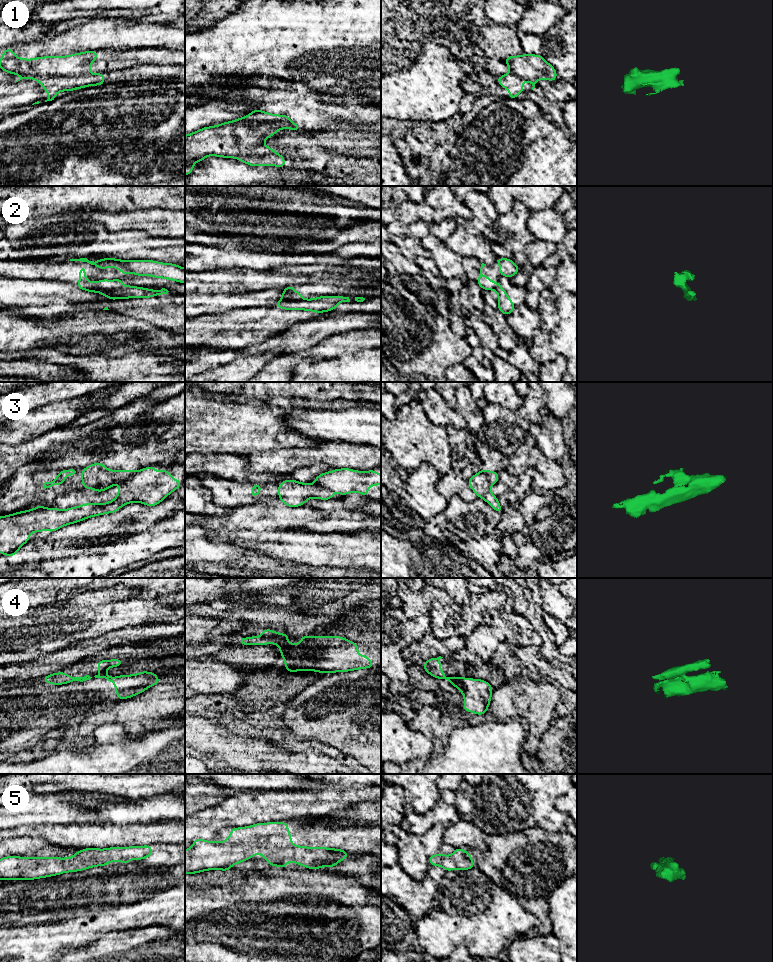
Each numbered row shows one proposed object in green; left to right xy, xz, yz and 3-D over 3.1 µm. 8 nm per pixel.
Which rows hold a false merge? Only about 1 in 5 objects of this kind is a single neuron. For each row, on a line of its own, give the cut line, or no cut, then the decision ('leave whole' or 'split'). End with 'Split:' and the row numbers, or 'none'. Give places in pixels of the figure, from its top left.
1: cut xy (85, 74), (21, 77); split
2: cut xz (302, 299), (287, 299), (278, 302); split
3: cut xz (314, 484), (333, 491); split
4: cut xz (286, 640), (278, 643); split
5: cut none; leave whole
Split: 1, 2, 3, 4

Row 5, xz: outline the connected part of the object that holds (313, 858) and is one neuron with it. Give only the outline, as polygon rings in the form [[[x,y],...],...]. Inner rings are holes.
[[[287,822],[258,823],[243,828],[232,828],[230,837],[222,842],[210,842],[196,838],[191,848],[185,850],[185,874],[194,874],[206,870],[229,871],[230,867],[261,854],[269,866],[286,869],[287,862],[294,862],[307,869],[334,867],[339,861],[349,858],[348,852],[340,849],[307,846],[294,846]]]

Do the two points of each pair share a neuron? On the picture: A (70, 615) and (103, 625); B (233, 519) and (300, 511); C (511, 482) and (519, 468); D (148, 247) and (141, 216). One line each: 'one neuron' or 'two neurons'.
A: one neuron
B: one neuron
C: two neurons
D: two neurons

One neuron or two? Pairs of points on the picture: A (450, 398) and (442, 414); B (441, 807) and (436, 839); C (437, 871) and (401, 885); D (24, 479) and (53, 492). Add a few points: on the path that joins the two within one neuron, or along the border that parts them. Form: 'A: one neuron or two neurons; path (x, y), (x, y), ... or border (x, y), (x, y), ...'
A: two neurons; border (438, 392), (453, 407)
B: two neurons; border (432, 825), (441, 823), (445, 827)
C: one neuron; path (432, 880), (423, 887), (411, 887)
D: one neuron; path (31, 485), (41, 492), (46, 492)

